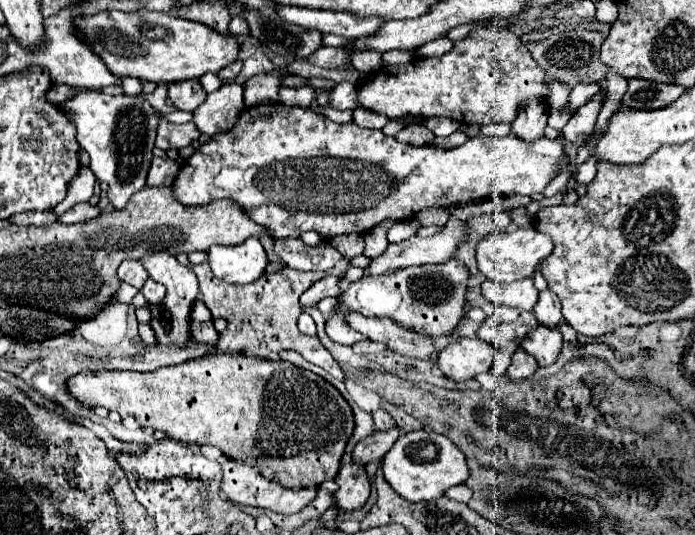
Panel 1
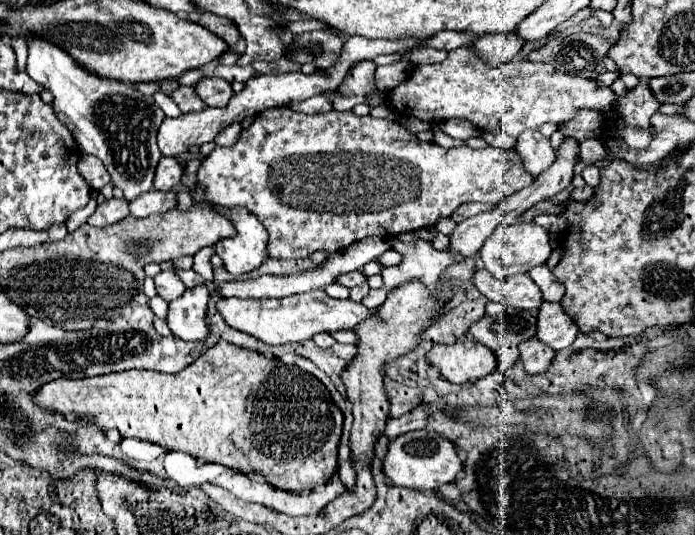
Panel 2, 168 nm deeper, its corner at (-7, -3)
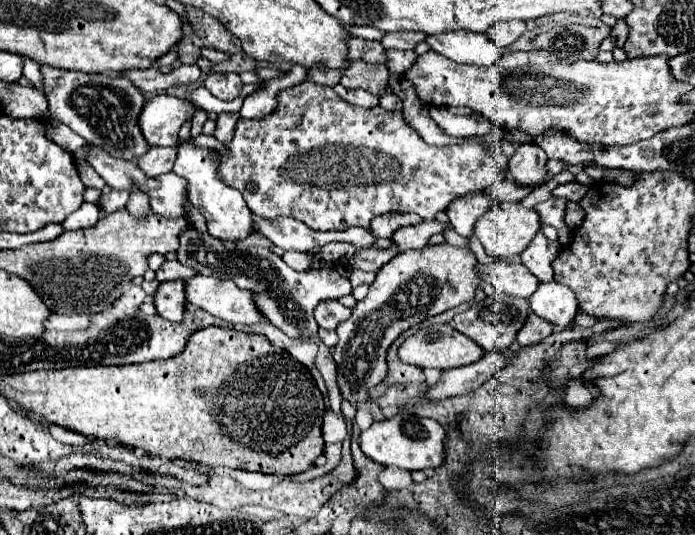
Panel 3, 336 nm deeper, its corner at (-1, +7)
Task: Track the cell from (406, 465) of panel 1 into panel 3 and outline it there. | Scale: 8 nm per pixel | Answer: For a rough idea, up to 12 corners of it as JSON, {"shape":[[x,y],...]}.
{"shape":[[397,414],[361,432],[361,450],[383,466],[437,468],[445,430]]}

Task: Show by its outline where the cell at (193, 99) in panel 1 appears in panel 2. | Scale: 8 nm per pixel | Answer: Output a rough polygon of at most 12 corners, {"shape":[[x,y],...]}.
{"shape":[[203,78],[195,94],[211,108],[225,106],[233,96],[231,84]]}

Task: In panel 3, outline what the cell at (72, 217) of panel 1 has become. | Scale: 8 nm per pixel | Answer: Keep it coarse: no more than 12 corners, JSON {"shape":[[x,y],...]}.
{"shape":[[111,190],[101,196],[107,214],[123,210],[129,202],[129,192]]}

